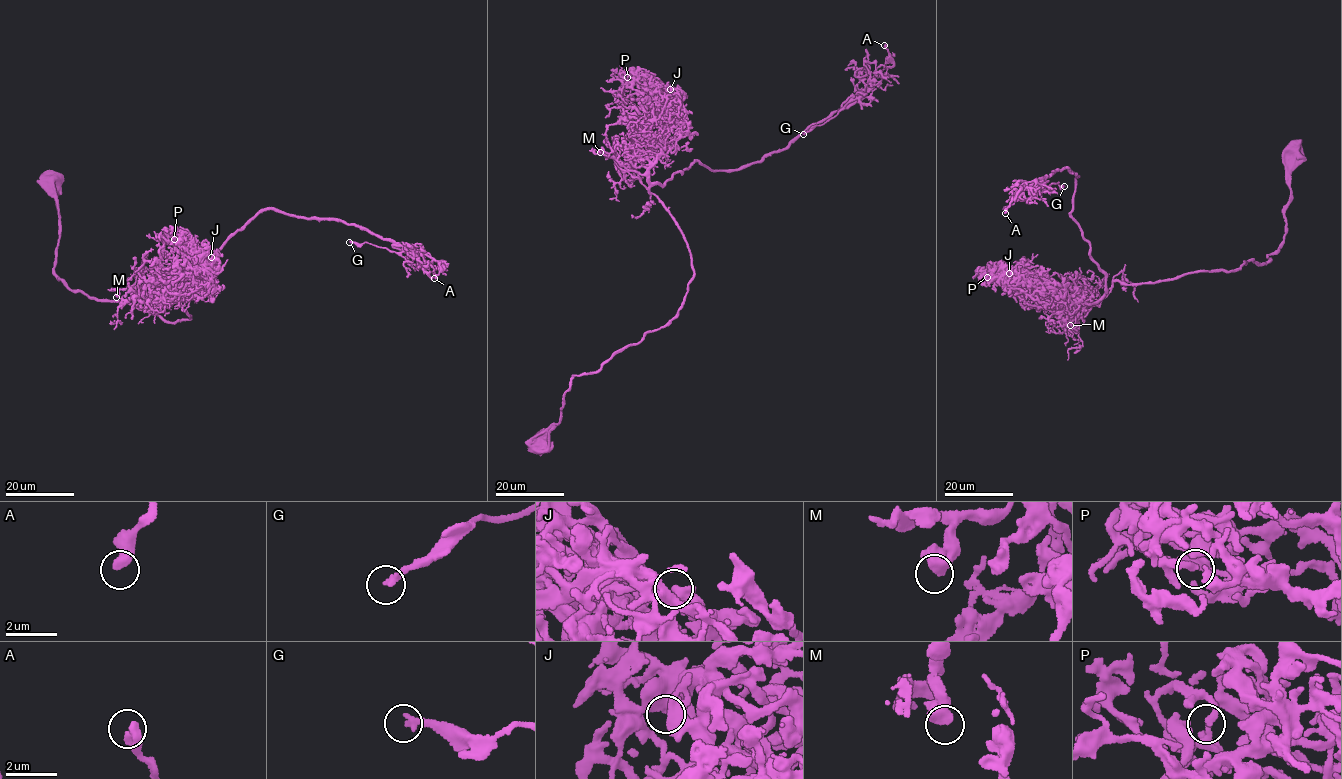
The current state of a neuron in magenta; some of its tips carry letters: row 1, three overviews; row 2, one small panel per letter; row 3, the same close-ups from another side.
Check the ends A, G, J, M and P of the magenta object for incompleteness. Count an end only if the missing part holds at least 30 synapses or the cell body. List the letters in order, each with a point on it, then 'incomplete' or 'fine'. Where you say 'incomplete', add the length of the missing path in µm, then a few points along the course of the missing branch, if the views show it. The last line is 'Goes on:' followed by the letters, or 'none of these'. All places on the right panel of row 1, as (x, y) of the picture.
A: place (1005, 213); fine
G: place (1064, 186); fine
J: place (1009, 273); fine
M: place (1070, 325); fine
P: place (987, 277); fine
Goes on: none of these

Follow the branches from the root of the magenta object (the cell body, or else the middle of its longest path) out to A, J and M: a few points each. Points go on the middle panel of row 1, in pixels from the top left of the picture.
A: (540, 445), (575, 376), (684, 303), (689, 249), (649, 188), (782, 150), (871, 86), (884, 45)
J: (540, 445), (575, 376), (595, 373), (684, 303), (689, 249), (649, 189), (659, 135), (675, 117), (670, 89)
M: (540, 445), (561, 418), (570, 380), (663, 327), (693, 276), (663, 202), (600, 152)

